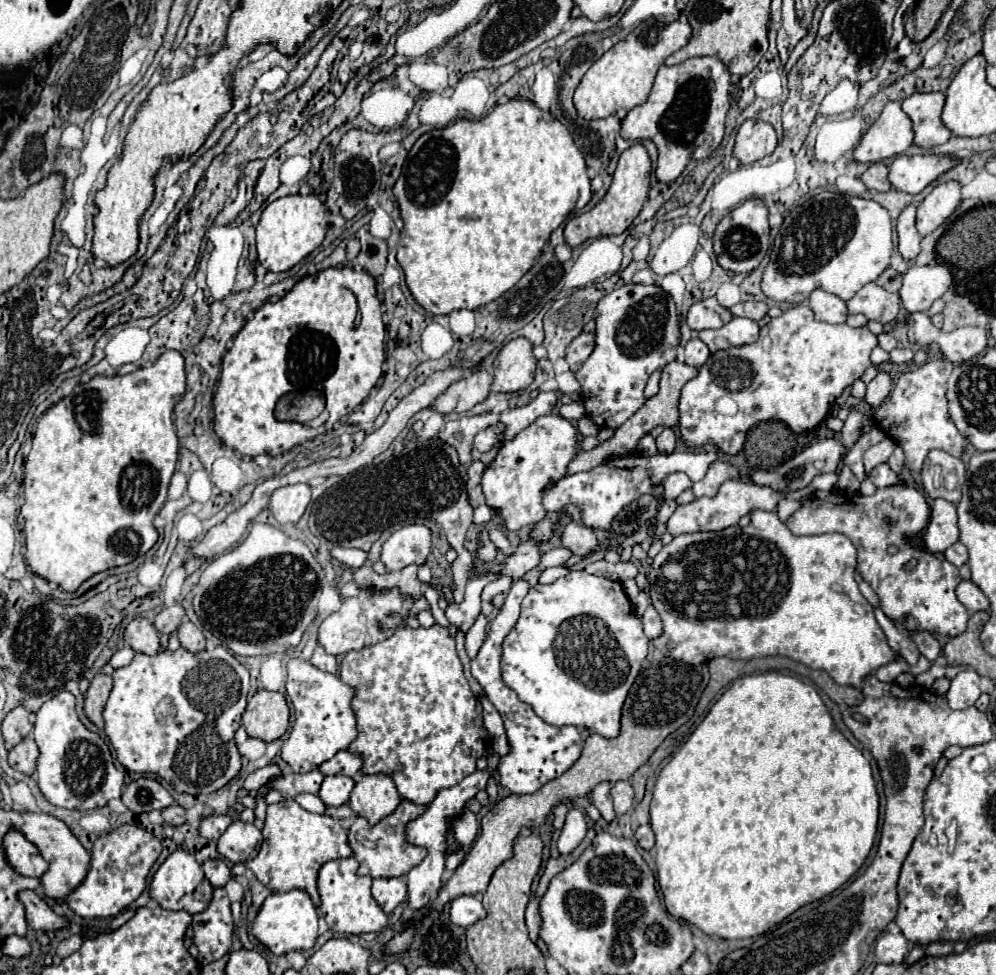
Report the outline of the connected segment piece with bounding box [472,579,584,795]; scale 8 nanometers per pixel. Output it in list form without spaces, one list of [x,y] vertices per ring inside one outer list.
[[[516,581],[512,585],[512,589],[508,591],[506,603],[500,609],[500,613],[494,617],[494,621],[490,623],[490,631],[488,637],[484,641],[484,645],[480,647],[478,655],[472,659],[472,675],[474,679],[482,685],[486,697],[490,699],[490,703],[496,707],[496,711],[502,715],[504,719],[504,727],[506,727],[506,735],[508,735],[508,743],[510,743],[510,755],[500,757],[500,765],[498,765],[498,775],[500,775],[500,785],[510,789],[510,793],[514,795],[526,795],[526,793],[536,793],[544,783],[560,777],[562,773],[566,773],[576,759],[582,753],[584,741],[578,733],[576,727],[554,727],[548,725],[546,721],[542,721],[532,707],[528,707],[528,703],[520,701],[518,695],[502,681],[502,671],[500,671],[500,653],[502,653],[502,641],[508,635],[508,631],[514,627],[518,615],[520,615],[520,603],[524,599],[524,595],[528,593],[528,583]]]

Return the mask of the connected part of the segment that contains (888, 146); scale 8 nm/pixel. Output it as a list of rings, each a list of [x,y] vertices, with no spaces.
[[[888,103],[856,145],[854,161],[878,163],[902,155],[912,145],[912,137],[912,121],[900,109],[900,103]]]

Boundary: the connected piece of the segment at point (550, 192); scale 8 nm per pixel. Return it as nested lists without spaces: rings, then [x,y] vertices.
[[[510,99],[504,105],[496,105],[484,119],[478,119],[478,121],[460,119],[460,121],[456,121],[444,129],[434,129],[430,133],[424,133],[410,149],[408,159],[406,159],[406,167],[402,169],[402,175],[392,189],[396,195],[402,221],[404,221],[402,235],[406,231],[404,239],[400,239],[396,259],[398,259],[400,267],[404,269],[406,285],[408,285],[412,297],[426,311],[430,311],[434,315],[448,315],[454,309],[478,309],[486,303],[492,303],[502,293],[512,289],[520,281],[520,277],[534,265],[534,259],[540,255],[542,247],[548,243],[552,231],[558,229],[566,221],[566,217],[576,209],[580,193],[586,193],[586,197],[588,197],[588,193],[590,193],[588,187],[590,187],[590,179],[586,175],[584,155],[574,145],[570,131],[558,119],[554,119],[552,113],[538,109],[528,99]]]

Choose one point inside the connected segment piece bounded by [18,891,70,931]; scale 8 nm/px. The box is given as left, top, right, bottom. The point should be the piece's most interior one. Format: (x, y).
(40, 916)

